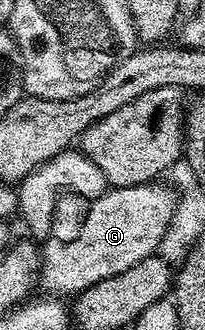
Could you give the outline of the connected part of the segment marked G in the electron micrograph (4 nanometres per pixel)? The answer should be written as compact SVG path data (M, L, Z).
M161 184L106 188L100 197L88 202L89 210L77 229L58 228L50 232L40 246L40 288L45 288L49 295L76 295L154 256L175 215L178 202L178 194L168 184Z

